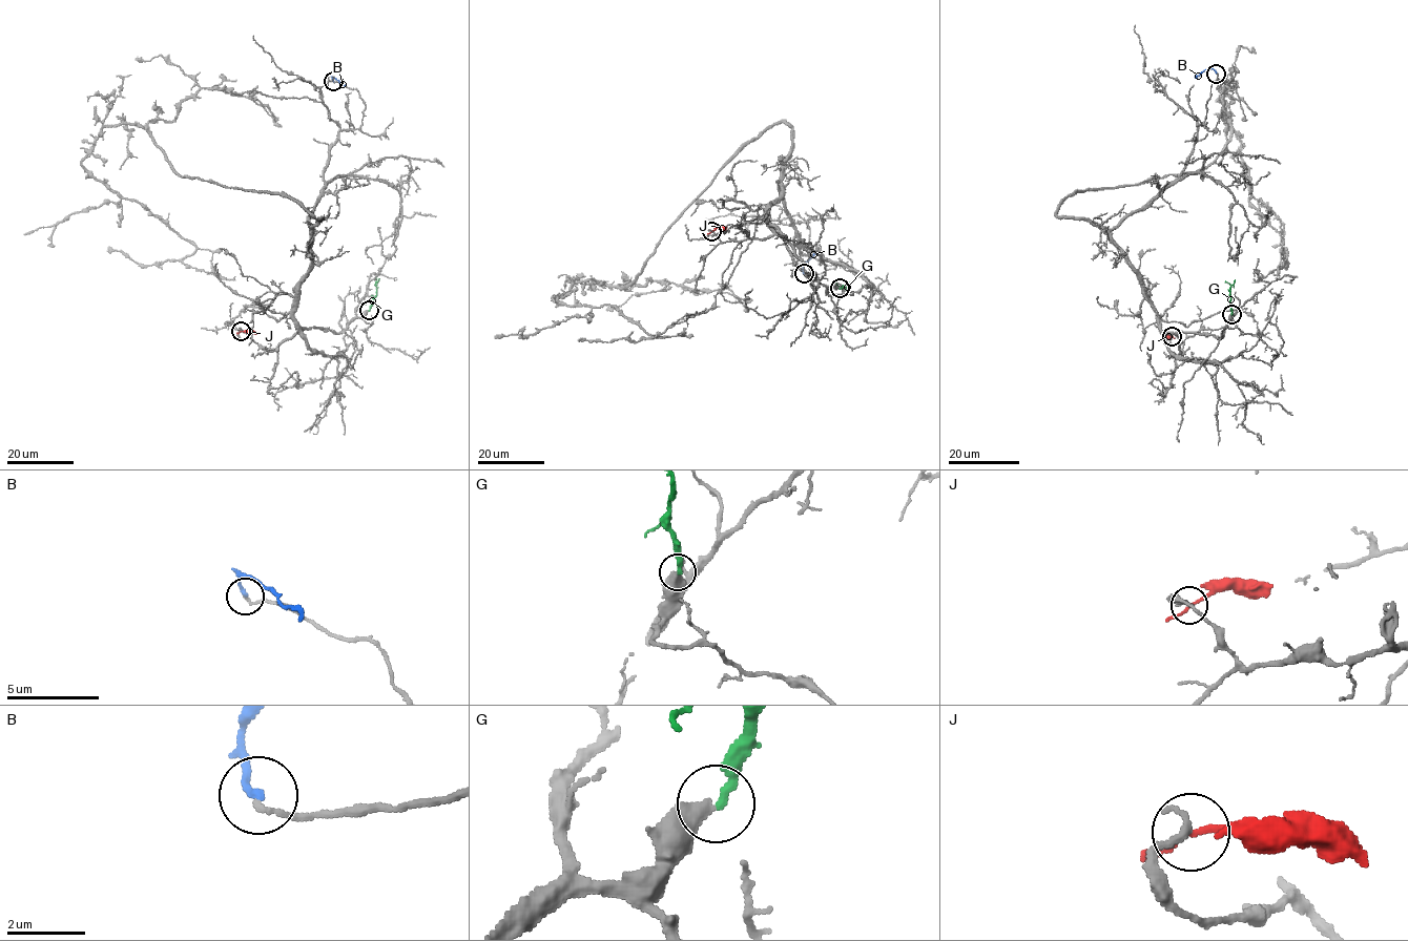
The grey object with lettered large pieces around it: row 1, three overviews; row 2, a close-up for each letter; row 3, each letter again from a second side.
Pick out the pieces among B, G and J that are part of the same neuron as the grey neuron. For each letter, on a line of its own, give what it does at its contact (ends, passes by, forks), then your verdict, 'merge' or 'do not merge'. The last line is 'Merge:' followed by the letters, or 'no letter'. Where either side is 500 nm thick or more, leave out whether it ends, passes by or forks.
B: it ends; do not merge
G: it ends; merge
J: it passes by; do not merge
Merge: G

